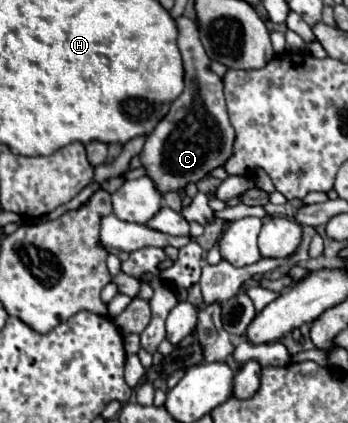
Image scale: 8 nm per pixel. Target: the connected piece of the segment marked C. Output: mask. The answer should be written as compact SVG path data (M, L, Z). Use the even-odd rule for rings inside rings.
M178 17L176 27L178 49L184 61L184 91L172 103L168 115L154 127L140 153L142 165L148 169L148 177L156 183L162 195L208 177L214 167L224 165L224 161L232 155L234 143L234 129L226 113L222 79L210 69L210 57L198 39L198 27L194 19L188 17Z

